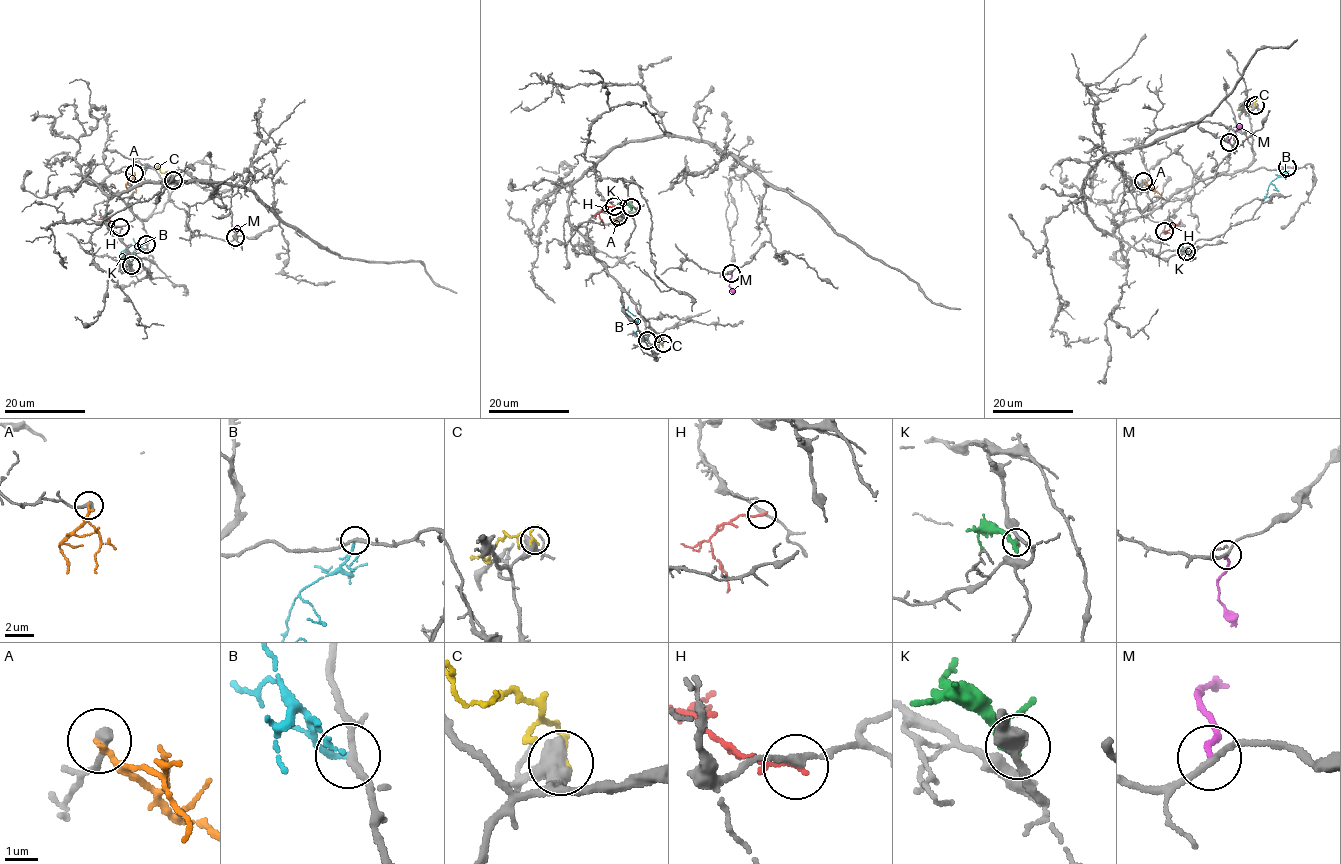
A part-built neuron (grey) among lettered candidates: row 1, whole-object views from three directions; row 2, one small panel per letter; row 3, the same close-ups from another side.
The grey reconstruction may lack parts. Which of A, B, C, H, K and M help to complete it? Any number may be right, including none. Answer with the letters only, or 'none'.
M

